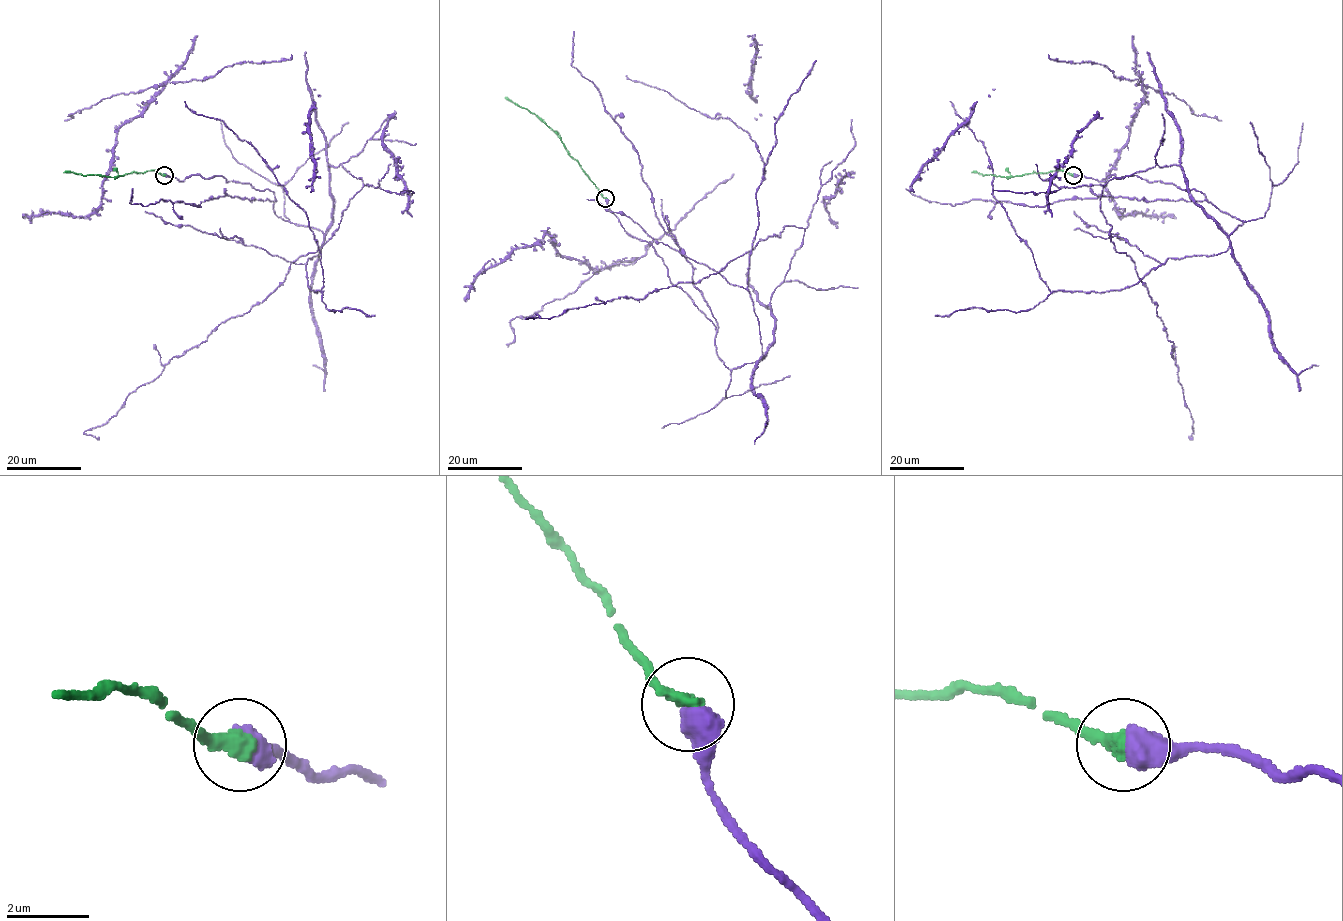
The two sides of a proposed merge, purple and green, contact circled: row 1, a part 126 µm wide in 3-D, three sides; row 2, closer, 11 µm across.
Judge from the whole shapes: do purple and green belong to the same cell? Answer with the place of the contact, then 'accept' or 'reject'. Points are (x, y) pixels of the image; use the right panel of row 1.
at (1073, 175); accept

